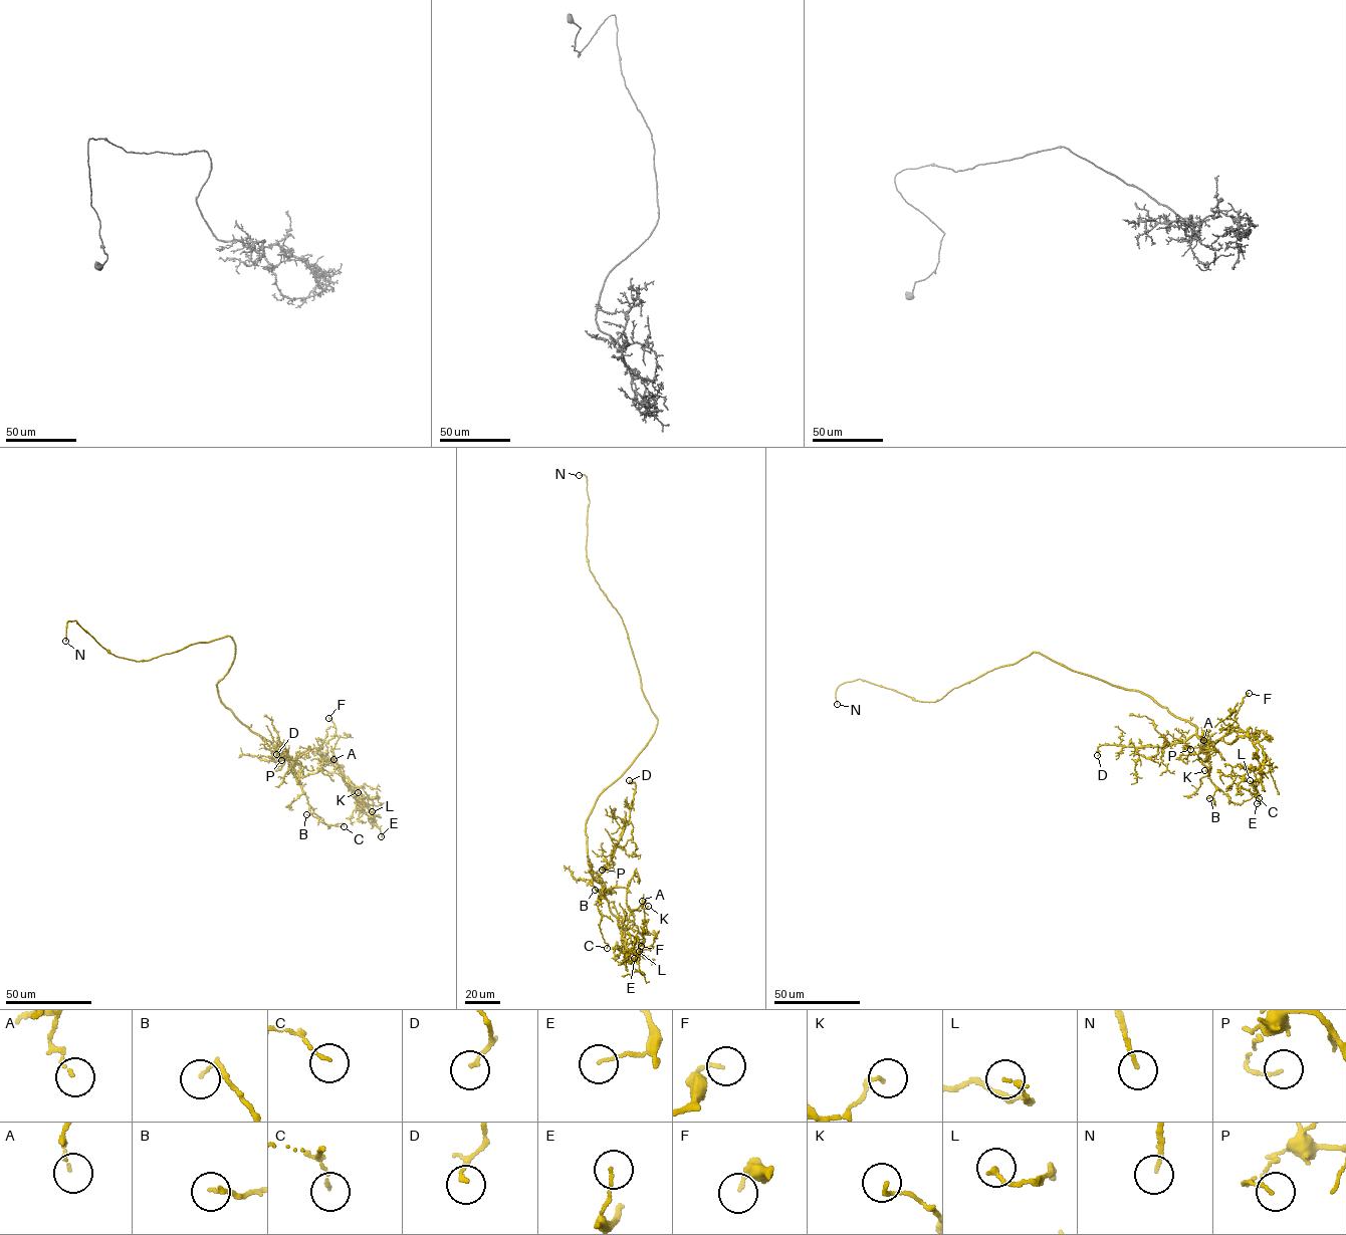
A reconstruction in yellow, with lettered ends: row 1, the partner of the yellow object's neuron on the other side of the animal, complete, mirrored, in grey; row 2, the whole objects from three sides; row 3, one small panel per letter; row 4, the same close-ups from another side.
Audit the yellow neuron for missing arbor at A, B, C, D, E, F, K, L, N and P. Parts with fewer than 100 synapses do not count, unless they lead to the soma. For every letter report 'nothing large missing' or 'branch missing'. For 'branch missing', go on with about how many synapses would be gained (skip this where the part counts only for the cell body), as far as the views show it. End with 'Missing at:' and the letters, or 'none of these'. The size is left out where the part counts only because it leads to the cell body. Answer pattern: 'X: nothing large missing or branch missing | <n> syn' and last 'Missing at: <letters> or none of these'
A: nothing large missing
B: nothing large missing
C: nothing large missing
D: nothing large missing
E: nothing large missing
F: nothing large missing
K: nothing large missing
L: nothing large missing
N: branch missing
P: nothing large missing
Missing at: N

